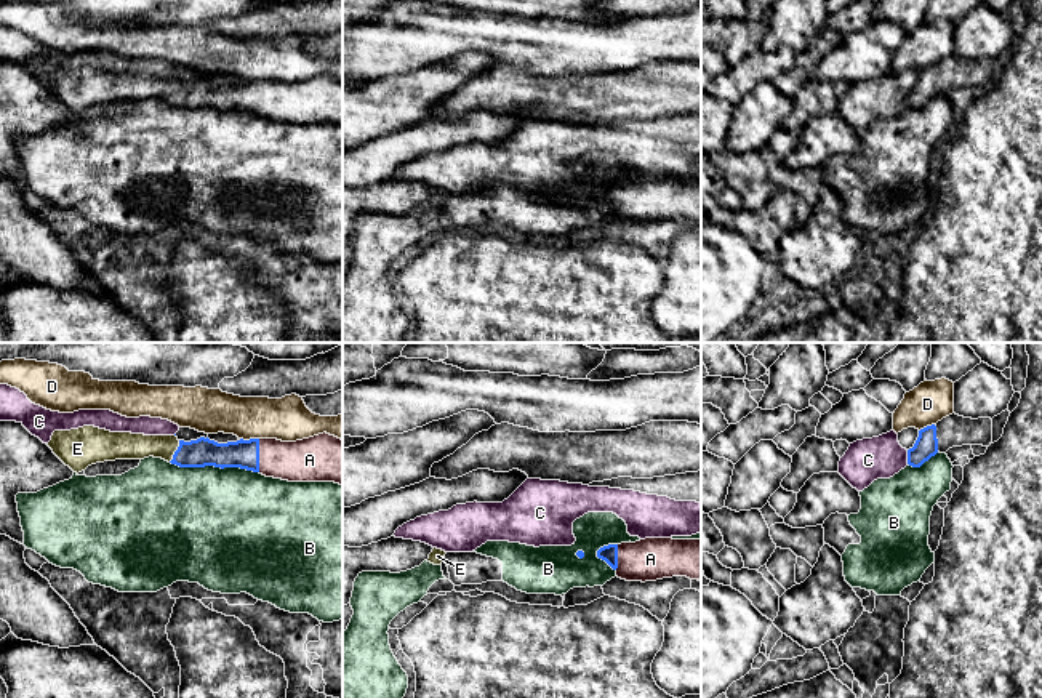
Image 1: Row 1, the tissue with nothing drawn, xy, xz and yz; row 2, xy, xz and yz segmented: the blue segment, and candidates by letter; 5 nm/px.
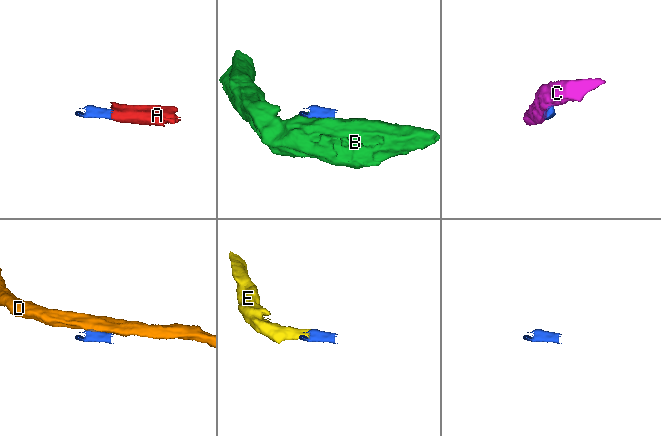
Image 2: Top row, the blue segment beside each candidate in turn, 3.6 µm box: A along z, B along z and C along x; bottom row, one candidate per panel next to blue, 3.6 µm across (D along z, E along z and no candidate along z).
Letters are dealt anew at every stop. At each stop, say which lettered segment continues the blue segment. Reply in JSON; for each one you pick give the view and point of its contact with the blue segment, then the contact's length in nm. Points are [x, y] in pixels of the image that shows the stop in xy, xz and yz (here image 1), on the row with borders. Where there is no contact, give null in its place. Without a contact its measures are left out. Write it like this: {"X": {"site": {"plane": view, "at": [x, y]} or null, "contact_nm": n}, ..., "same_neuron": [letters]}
{"A": {"site": {"plane": "xy", "at": [258, 455]}, "contact_nm": 170}, "E": {"site": {"plane": "xy", "at": [175, 452]}, "contact_nm": 130}, "same_neuron": ["A", "E"]}

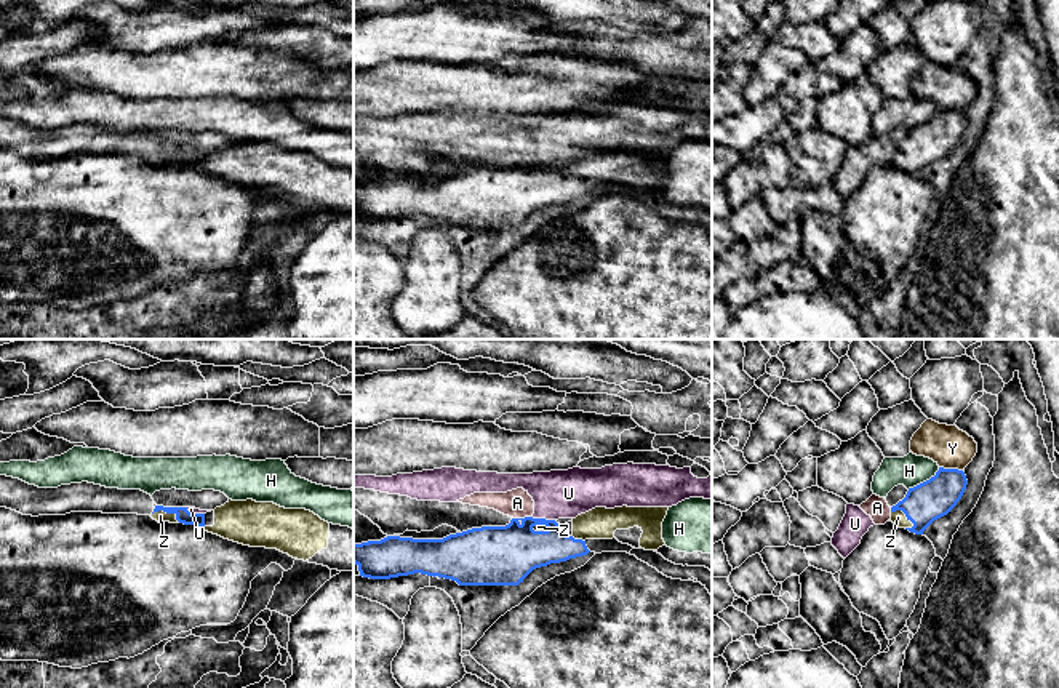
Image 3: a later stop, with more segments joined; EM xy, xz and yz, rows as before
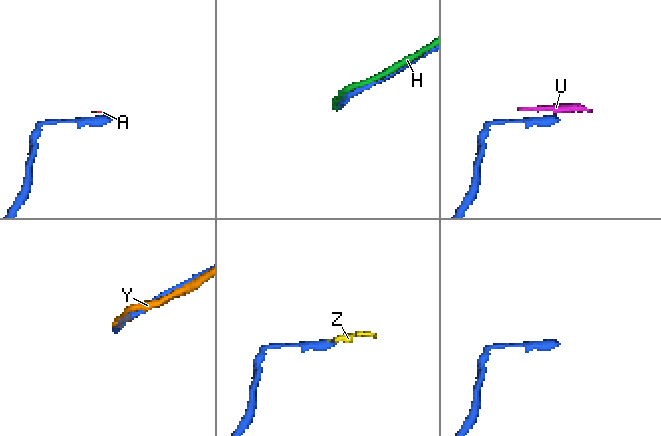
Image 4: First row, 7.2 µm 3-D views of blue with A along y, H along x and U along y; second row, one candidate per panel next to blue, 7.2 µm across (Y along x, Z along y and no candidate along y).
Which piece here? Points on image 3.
{"Z": {"site": {"plane": "yz", "at": [904, 512]}, "contact_nm": 140}, "same_neuron": ["Z"]}

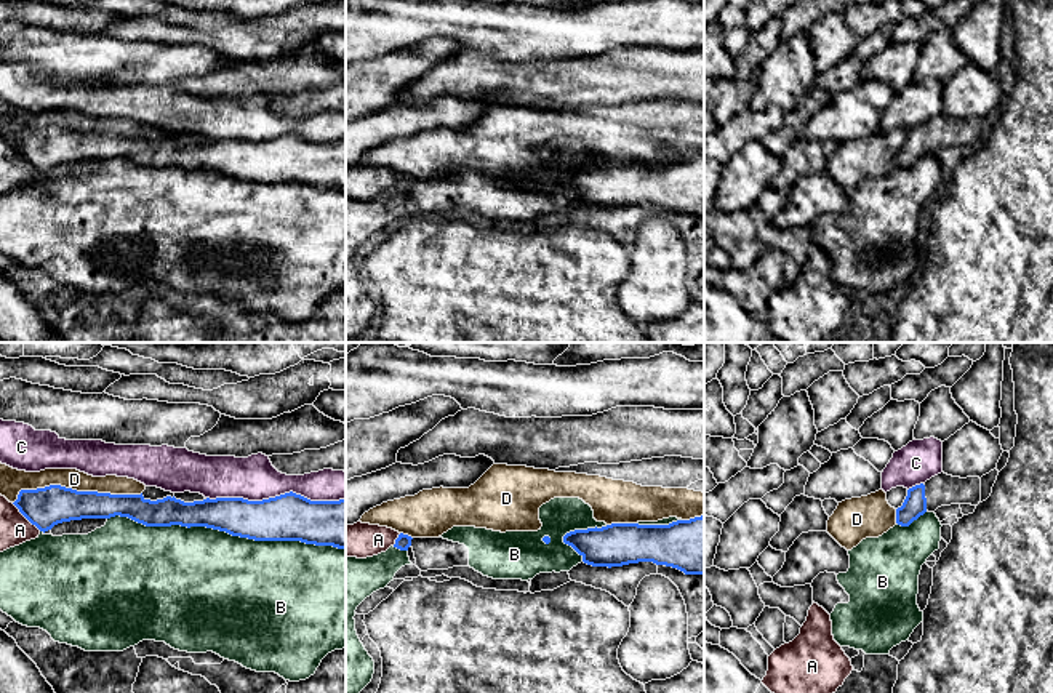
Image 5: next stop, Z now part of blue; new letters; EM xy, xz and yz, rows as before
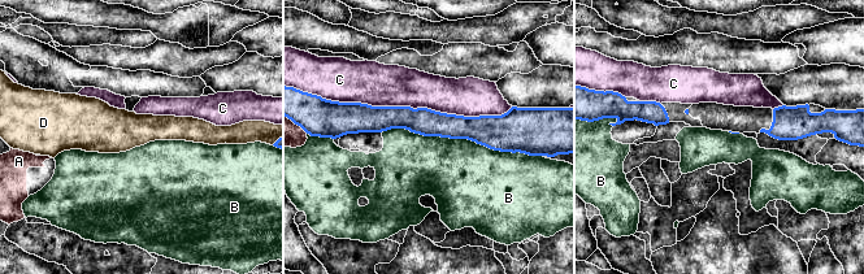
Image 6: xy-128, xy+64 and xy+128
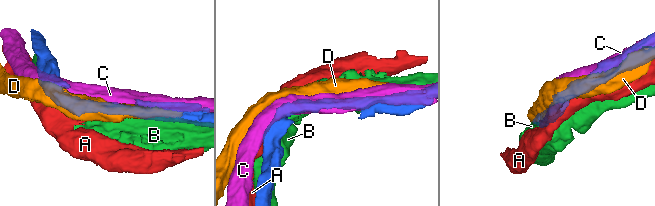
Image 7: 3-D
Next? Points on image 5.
{"same_neuron": []}

